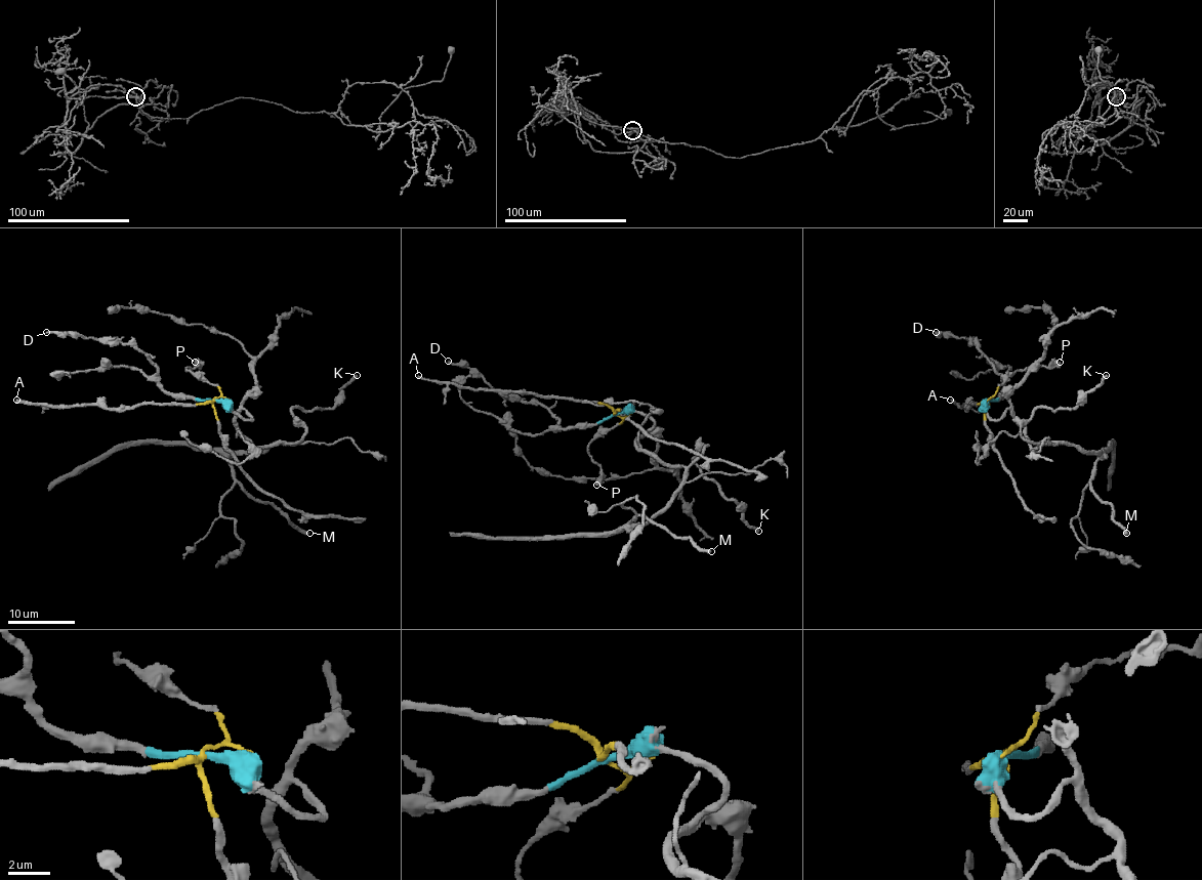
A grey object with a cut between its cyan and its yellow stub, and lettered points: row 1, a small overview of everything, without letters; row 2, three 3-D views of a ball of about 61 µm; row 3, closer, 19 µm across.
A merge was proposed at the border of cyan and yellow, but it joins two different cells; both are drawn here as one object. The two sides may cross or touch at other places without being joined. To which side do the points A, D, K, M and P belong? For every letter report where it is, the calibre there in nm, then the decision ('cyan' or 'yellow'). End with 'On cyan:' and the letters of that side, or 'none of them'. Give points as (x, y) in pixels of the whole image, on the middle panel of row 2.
A: at (418, 375); 280 nm thick; yellow
D: at (448, 361); 260 nm thick; cyan
K: at (758, 531); 340 nm thick; cyan
M: at (711, 551); 400 nm thick; cyan
P: at (596, 485); 600 nm thick; yellow
On cyan: D, K, M

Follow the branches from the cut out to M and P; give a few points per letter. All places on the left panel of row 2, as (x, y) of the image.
M: (213, 401), (252, 419), (242, 409), (235, 424), (255, 448), (283, 443), (229, 458), (232, 476), (309, 532)
P: (213, 401), (220, 395), (220, 390), (187, 369), (198, 367), (195, 362)

